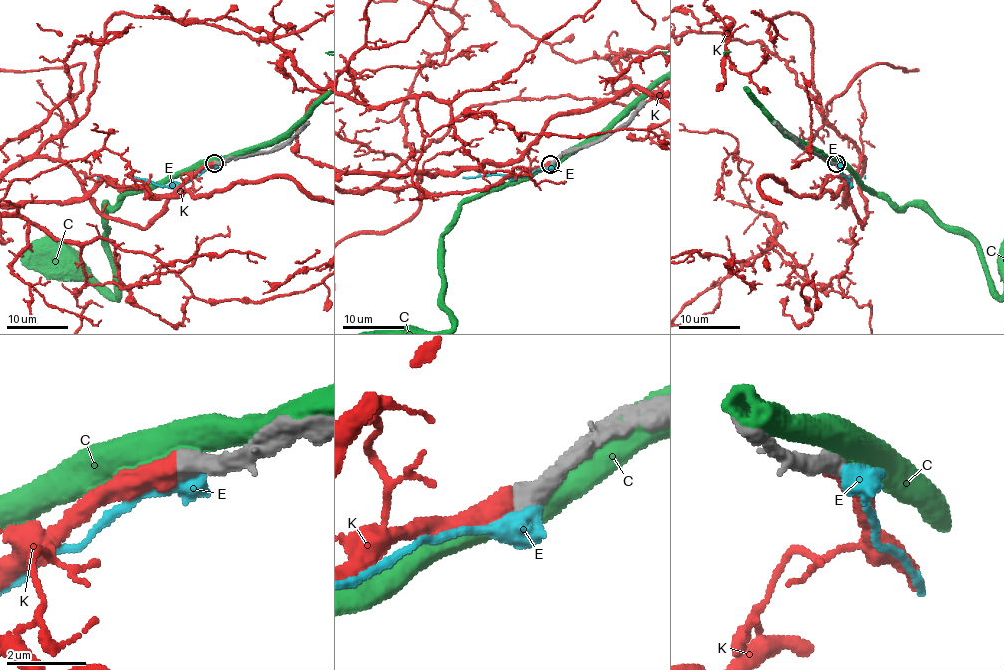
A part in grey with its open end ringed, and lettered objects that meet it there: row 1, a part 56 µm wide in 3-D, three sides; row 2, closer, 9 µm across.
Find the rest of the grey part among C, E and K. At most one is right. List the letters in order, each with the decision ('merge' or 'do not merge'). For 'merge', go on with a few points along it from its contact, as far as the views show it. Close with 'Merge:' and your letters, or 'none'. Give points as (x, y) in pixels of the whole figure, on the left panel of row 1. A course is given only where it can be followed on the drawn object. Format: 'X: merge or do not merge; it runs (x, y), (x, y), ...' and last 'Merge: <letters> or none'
C: do not merge
E: do not merge
K: merge
Merge: K

